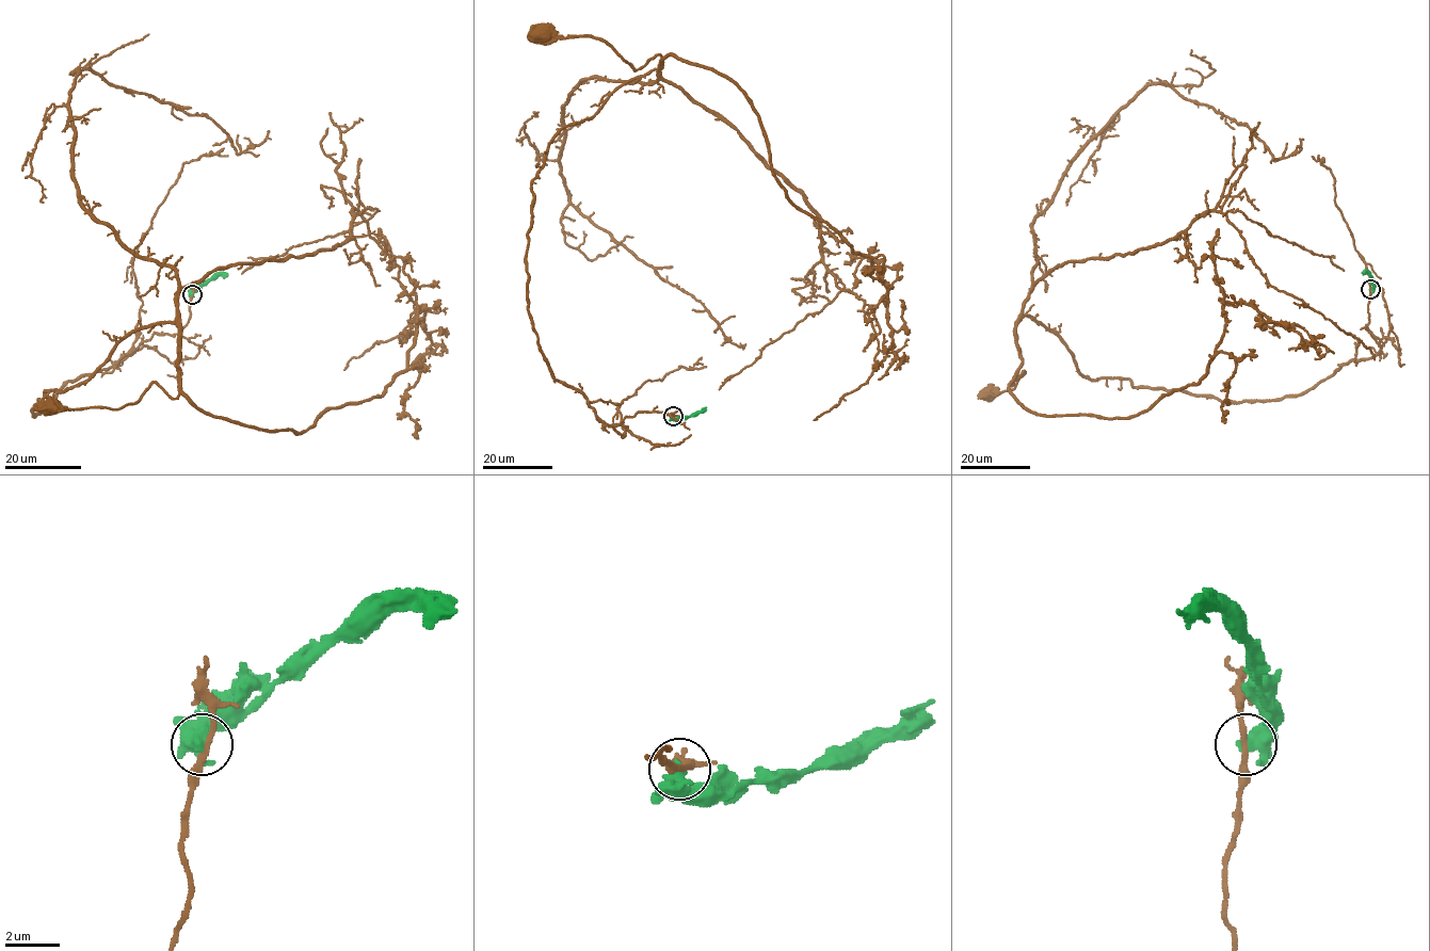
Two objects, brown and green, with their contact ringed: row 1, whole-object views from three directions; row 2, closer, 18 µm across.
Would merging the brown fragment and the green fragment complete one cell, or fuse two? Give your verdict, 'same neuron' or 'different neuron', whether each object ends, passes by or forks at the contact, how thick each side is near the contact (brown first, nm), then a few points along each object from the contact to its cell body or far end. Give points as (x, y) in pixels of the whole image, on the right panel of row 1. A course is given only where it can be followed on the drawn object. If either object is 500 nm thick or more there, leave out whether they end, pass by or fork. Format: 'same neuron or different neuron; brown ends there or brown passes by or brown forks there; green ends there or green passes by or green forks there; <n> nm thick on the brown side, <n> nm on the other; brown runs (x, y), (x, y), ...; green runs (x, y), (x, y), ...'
different neuron; 200 nm thick on the brown side, 500 nm on the other; brown runs (1370, 290), (1380, 350), (1298, 395), (1087, 379), (1030, 316), (1009, 386), (1024, 371), (985, 393); green runs (1370, 290), (1371, 277), (1362, 272)

